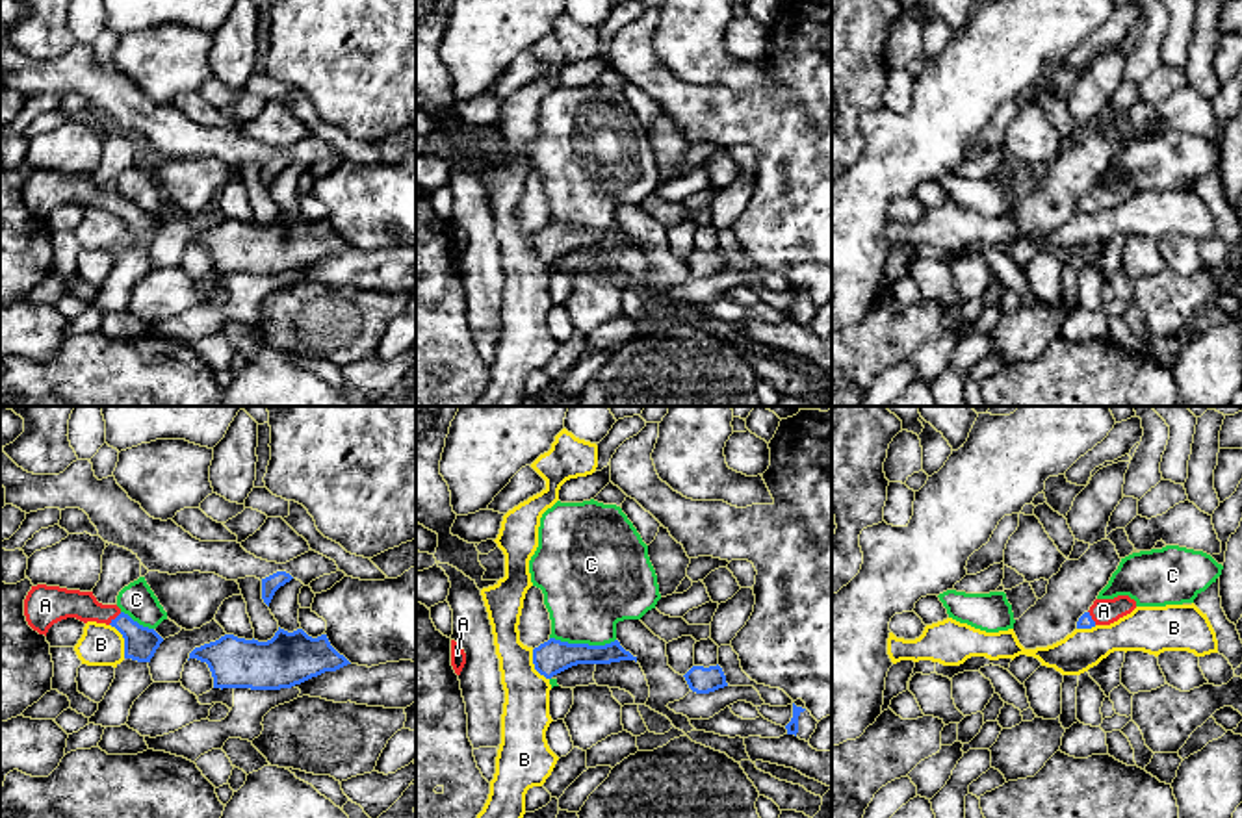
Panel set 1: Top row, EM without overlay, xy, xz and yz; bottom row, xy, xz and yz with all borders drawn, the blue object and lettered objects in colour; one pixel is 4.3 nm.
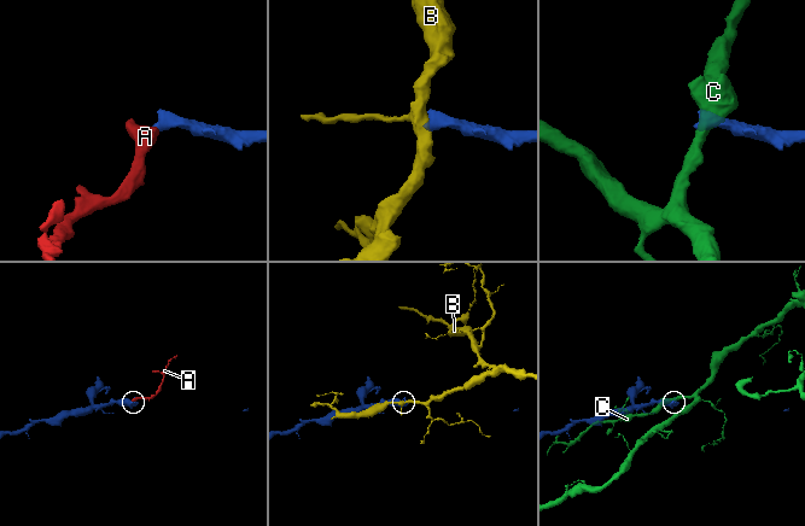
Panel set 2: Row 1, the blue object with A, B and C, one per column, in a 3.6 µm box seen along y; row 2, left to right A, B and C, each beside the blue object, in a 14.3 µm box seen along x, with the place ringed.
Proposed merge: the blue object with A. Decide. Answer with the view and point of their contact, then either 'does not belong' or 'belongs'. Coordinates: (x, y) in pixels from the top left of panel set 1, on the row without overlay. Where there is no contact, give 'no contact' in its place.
meets blue in xy at (116, 203); belongs

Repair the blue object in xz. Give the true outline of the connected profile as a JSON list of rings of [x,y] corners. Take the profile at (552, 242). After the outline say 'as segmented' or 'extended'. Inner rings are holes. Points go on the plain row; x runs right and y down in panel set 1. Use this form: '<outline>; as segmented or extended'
[[[550,223],[533,234],[535,254],[546,263],[577,249],[611,249],[620,245],[637,247],[637,241],[626,236],[618,224],[605,230],[589,230]]]; as segmented

